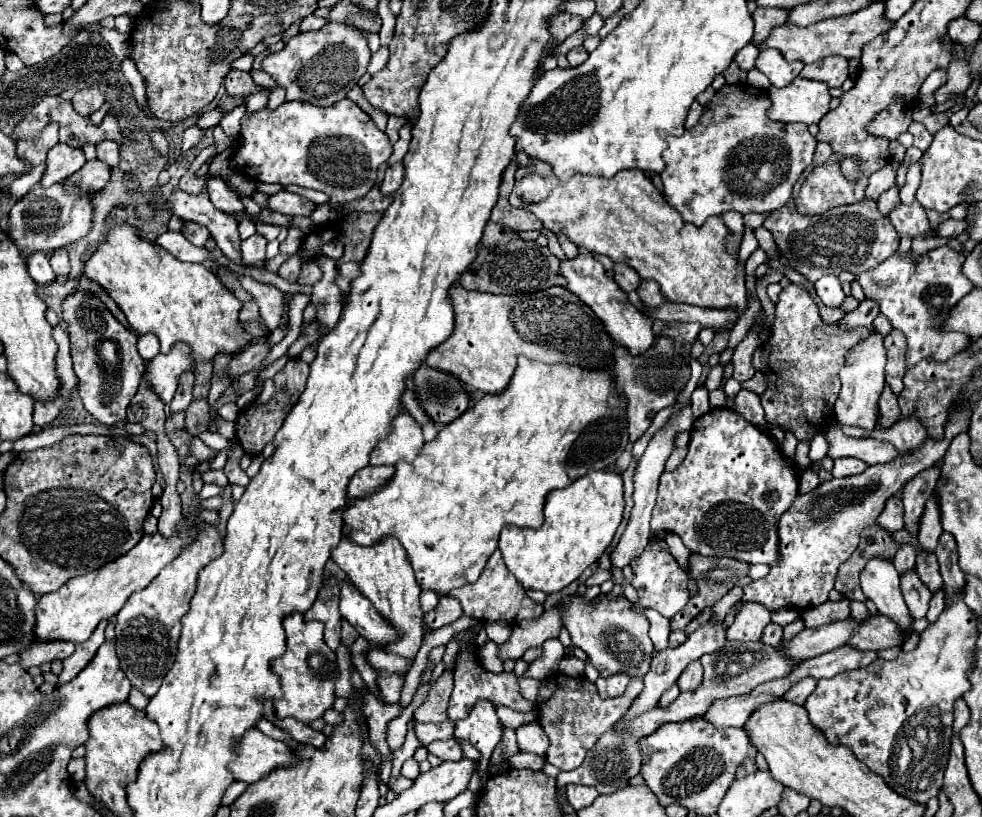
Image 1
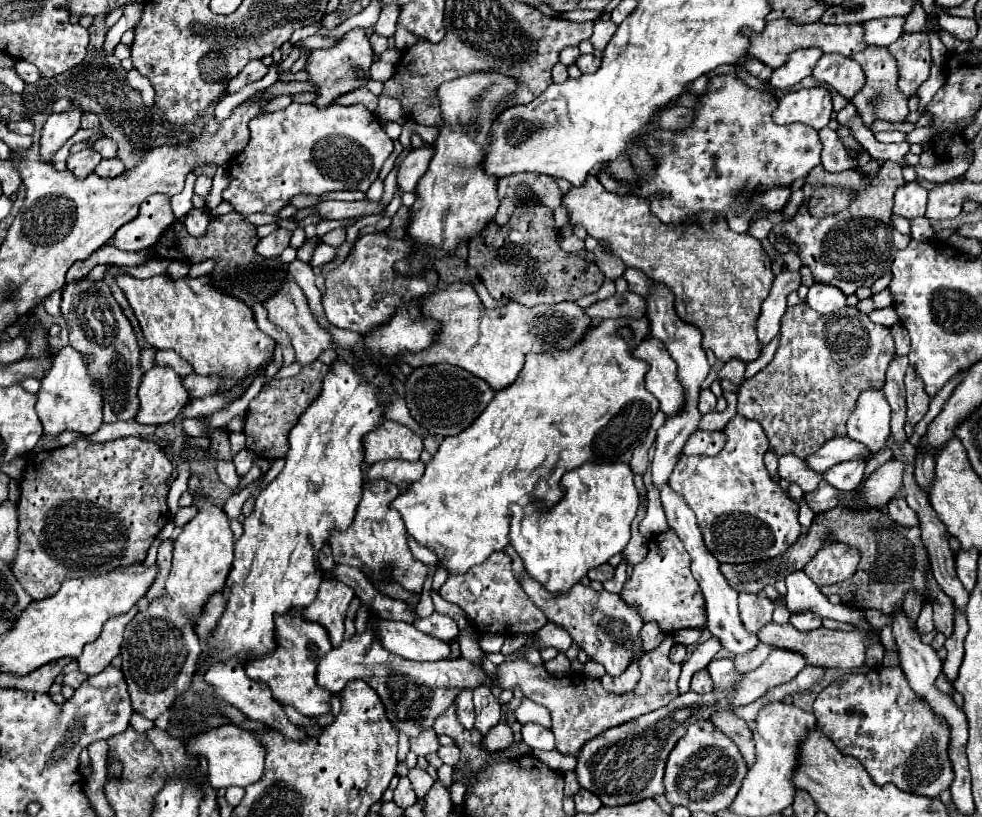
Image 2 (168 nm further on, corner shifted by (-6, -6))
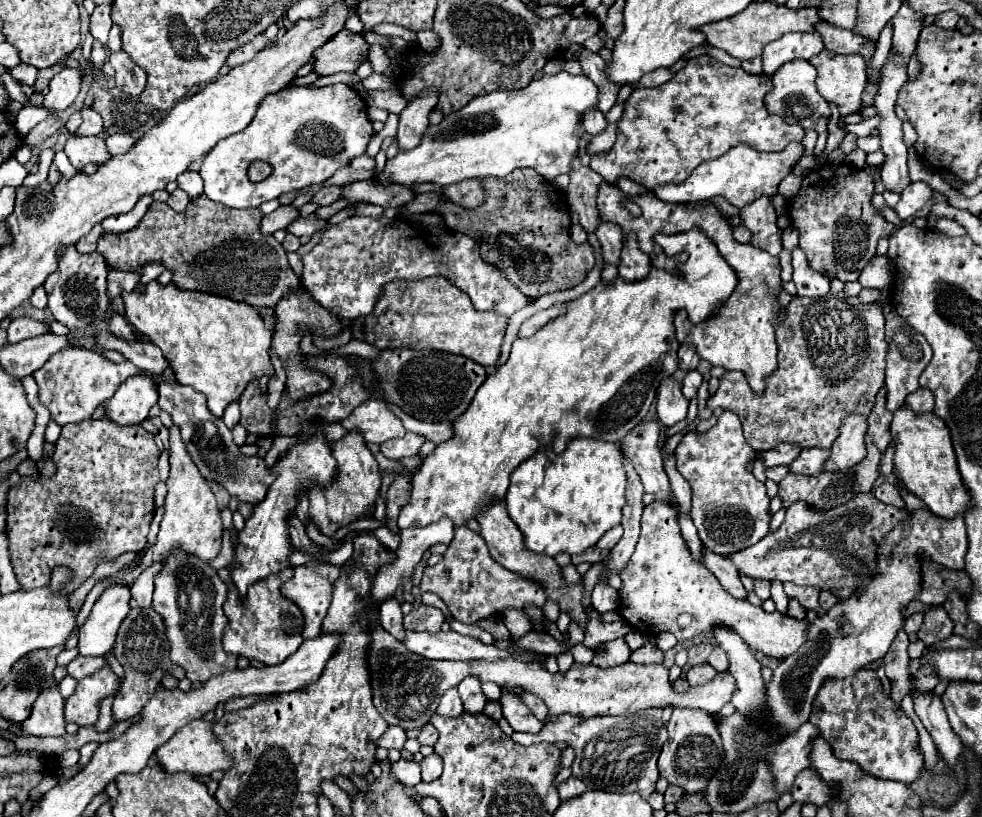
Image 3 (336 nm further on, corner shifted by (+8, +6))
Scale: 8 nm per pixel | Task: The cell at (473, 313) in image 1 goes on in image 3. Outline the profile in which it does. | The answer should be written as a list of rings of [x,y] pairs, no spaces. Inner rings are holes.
[[[428,277],[420,281],[394,281],[384,287],[368,317],[352,321],[352,339],[366,341],[378,349],[438,349],[464,355],[484,367],[494,367],[500,357],[502,337],[508,319],[498,313],[480,313],[472,307],[470,297],[448,285],[444,277]]]

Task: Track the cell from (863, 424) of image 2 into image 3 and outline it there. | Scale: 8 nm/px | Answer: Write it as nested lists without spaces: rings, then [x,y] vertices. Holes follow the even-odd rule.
[[[848,415],[840,427],[840,437],[834,441],[828,463],[824,463],[824,471],[838,473],[858,465],[866,457],[864,435],[866,435],[866,417]]]

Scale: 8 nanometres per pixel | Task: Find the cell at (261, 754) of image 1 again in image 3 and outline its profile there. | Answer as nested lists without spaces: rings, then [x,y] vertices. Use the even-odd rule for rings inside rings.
[[[196,719],[190,721],[186,727],[182,727],[178,733],[174,733],[164,745],[160,745],[160,749],[156,749],[156,761],[158,765],[166,771],[166,773],[178,773],[178,771],[186,771],[192,775],[210,775],[216,769],[228,769],[228,765],[232,763],[232,759],[224,753],[220,741],[216,739],[216,735],[212,733],[212,723]]]

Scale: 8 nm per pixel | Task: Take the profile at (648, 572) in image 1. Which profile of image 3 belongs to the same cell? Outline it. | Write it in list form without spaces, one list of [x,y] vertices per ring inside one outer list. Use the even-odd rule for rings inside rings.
[[[652,501],[644,507],[640,539],[628,567],[620,573],[620,579],[624,583],[620,589],[622,617],[642,635],[656,637],[668,631],[682,643],[712,631],[716,625],[726,625],[736,631],[748,647],[778,659],[796,653],[806,641],[806,621],[792,619],[778,611],[764,613],[748,601],[734,599],[704,565],[696,565],[692,553],[688,553],[688,545],[684,545],[684,537],[680,537],[676,509],[664,505],[664,501]]]

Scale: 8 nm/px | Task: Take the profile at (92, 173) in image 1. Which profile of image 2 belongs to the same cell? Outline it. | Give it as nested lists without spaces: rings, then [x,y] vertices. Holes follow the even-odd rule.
[[[116,157],[116,159],[104,159],[104,161],[100,161],[98,165],[96,165],[96,169],[94,169],[94,173],[98,175],[98,177],[110,177],[110,179],[114,179],[114,177],[118,177],[118,175],[122,175],[124,173],[124,165],[122,165],[122,161]]]

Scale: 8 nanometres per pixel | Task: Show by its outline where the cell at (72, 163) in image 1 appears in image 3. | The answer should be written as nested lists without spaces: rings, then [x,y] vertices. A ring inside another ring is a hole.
[[[72,135],[66,141],[64,153],[68,155],[70,163],[76,169],[82,169],[88,163],[102,165],[104,161],[112,159],[112,155],[108,153],[108,147],[104,145],[104,141],[100,137],[78,137],[78,135]]]

